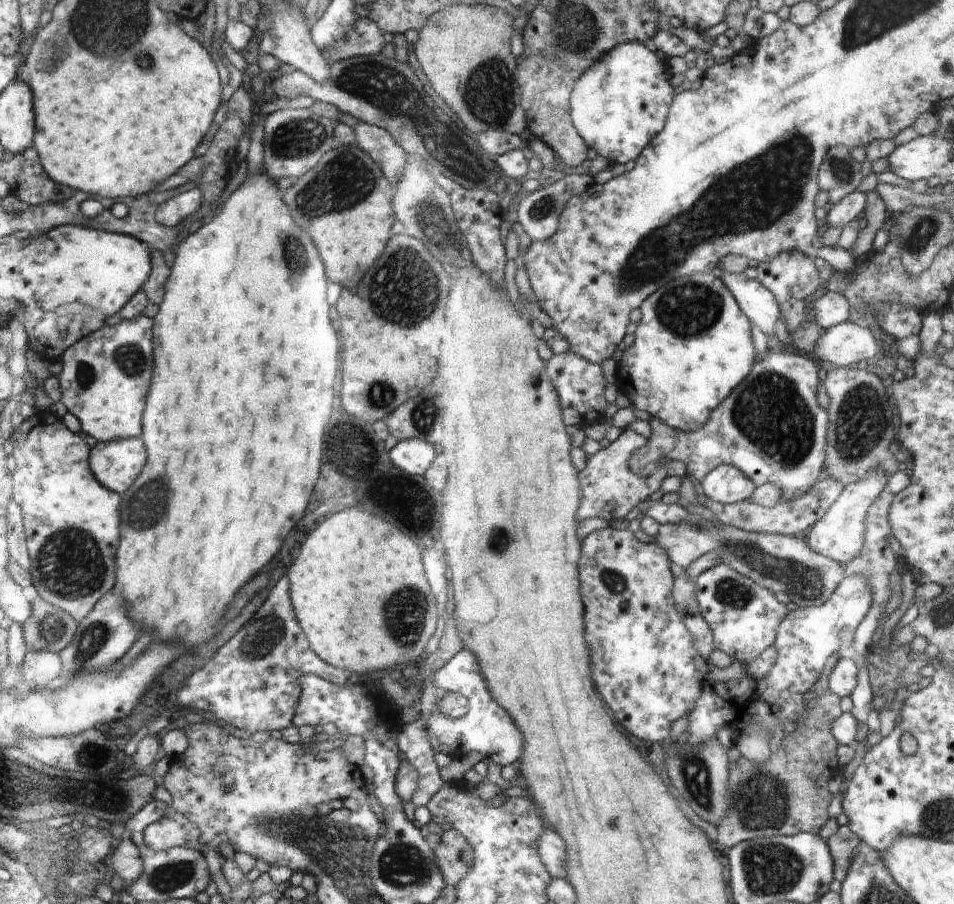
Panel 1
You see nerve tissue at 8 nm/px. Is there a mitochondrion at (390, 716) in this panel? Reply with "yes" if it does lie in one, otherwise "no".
no

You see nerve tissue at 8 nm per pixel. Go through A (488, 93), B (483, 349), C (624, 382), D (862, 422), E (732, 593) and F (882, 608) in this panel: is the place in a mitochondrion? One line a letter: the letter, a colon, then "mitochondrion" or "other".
A: mitochondrion
B: other
C: other
D: mitochondrion
E: mitochondrion
F: other

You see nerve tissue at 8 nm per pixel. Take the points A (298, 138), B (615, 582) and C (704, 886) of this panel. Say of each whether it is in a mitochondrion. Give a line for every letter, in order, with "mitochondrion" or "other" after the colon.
A: mitochondrion
B: mitochondrion
C: other

